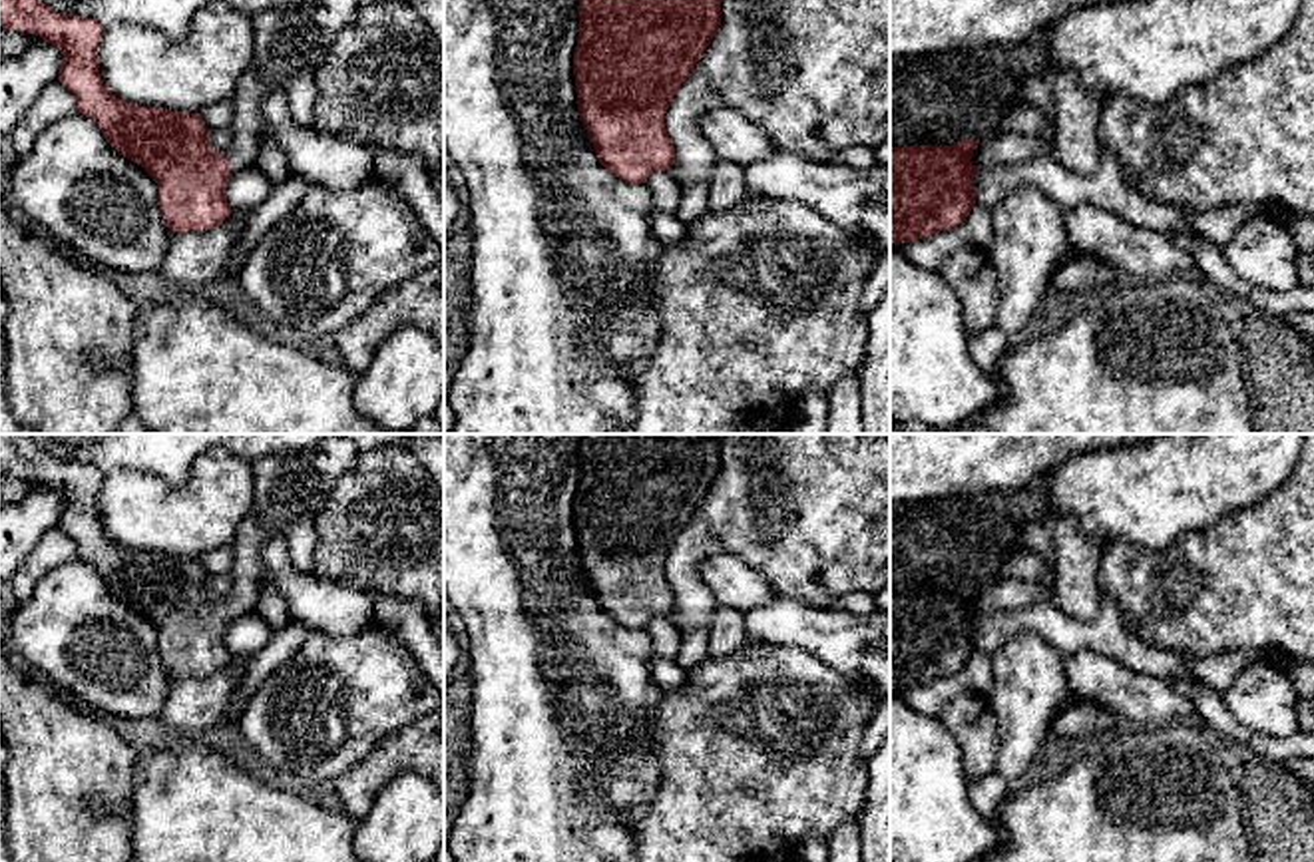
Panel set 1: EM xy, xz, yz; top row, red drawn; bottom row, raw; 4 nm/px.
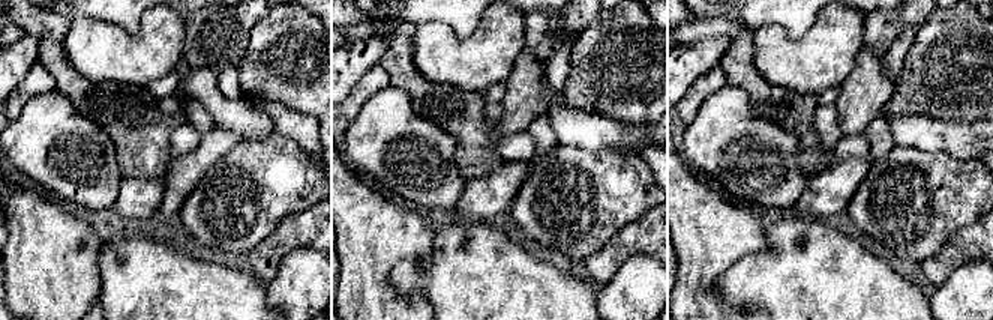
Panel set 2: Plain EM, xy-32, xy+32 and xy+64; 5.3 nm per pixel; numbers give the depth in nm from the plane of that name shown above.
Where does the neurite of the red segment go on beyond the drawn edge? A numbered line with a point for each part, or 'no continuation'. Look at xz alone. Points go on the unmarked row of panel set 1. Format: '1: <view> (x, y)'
no continuation

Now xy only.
1: xy (247, 574)

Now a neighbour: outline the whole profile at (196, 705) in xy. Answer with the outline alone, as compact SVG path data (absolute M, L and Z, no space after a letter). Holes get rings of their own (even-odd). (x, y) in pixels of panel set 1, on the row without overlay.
M233 657L221 671L207 677L173 679L157 719L189 739L205 739L225 723L237 683L241 659Z

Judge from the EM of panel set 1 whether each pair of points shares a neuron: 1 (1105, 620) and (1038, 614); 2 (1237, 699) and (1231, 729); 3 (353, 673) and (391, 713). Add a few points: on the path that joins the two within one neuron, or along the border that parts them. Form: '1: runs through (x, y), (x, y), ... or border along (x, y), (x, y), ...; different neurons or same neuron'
1: runs through (1090, 632), (1060, 632), (1054, 628); same neuron
2: border along (1219, 695), (1223, 705), (1243, 725), (1275, 739); different neurons
3: runs through (363, 683), (383, 703); same neuron

